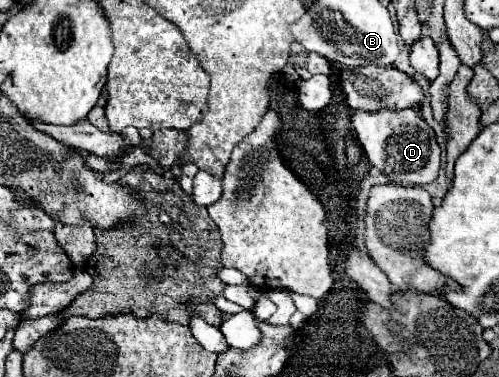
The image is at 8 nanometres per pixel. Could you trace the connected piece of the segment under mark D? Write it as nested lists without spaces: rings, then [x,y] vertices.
[[[407,107],[401,111],[381,109],[381,111],[353,111],[351,125],[357,139],[373,167],[389,177],[389,181],[399,185],[425,185],[433,183],[439,173],[439,145],[435,141],[433,129],[421,117],[419,107]]]

